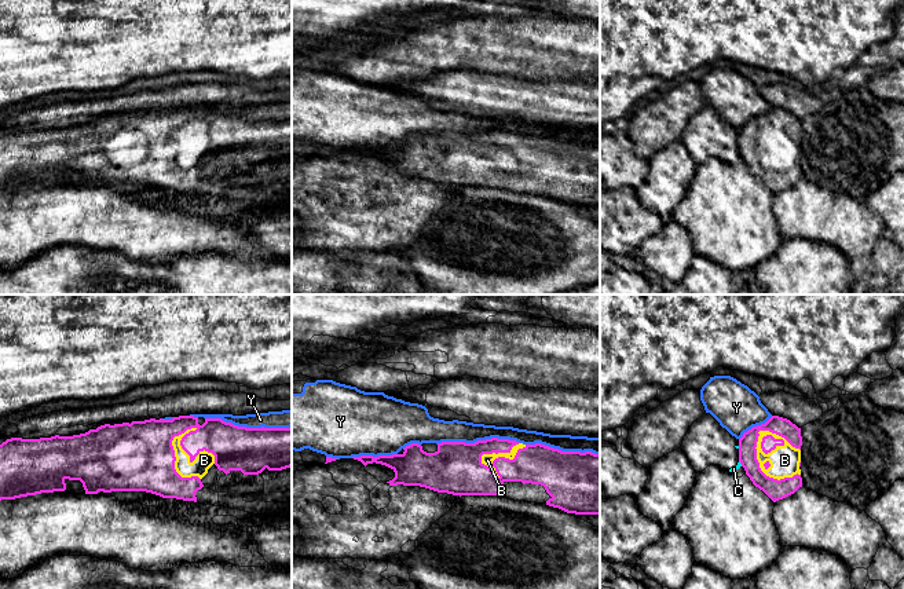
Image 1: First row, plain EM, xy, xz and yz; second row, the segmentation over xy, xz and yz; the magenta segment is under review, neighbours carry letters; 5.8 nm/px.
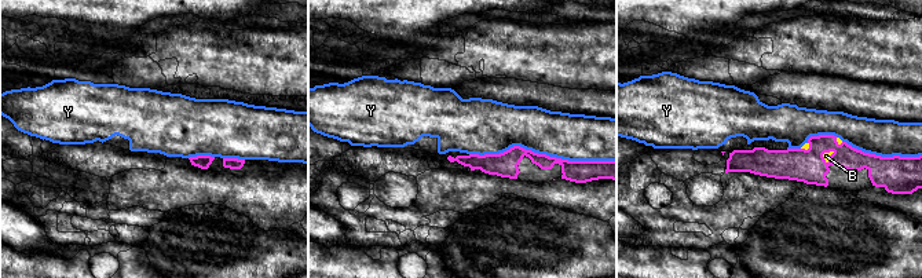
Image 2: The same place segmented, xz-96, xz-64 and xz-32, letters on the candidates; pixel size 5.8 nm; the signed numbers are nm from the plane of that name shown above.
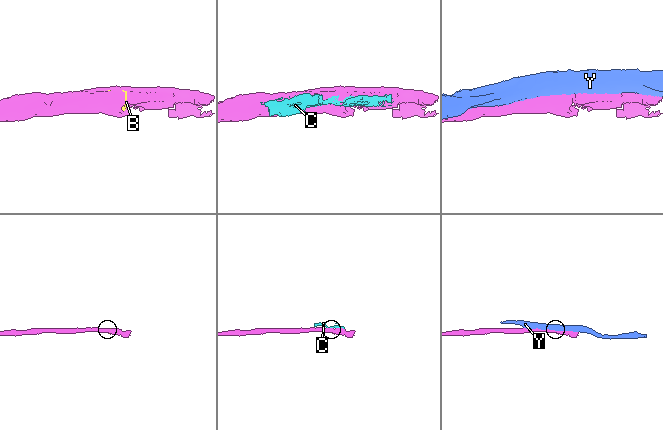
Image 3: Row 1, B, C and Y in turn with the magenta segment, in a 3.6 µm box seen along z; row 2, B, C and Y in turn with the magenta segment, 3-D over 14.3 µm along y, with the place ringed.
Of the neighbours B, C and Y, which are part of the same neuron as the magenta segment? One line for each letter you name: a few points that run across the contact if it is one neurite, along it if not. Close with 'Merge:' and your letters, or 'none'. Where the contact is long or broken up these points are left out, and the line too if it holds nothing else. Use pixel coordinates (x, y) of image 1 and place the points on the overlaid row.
Merge: B

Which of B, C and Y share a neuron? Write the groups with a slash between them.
B / C / Y

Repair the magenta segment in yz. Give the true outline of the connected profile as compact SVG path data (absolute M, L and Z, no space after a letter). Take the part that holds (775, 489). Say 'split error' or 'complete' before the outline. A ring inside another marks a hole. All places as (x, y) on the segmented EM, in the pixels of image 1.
split error; M772 416L739 439L739 461L753 484L776 502L802 487L801 446L801 428Z

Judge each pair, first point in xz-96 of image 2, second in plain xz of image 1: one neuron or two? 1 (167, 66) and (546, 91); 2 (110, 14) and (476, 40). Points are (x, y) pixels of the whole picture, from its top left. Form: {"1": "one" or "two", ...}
{"1": "two", "2": "two"}

